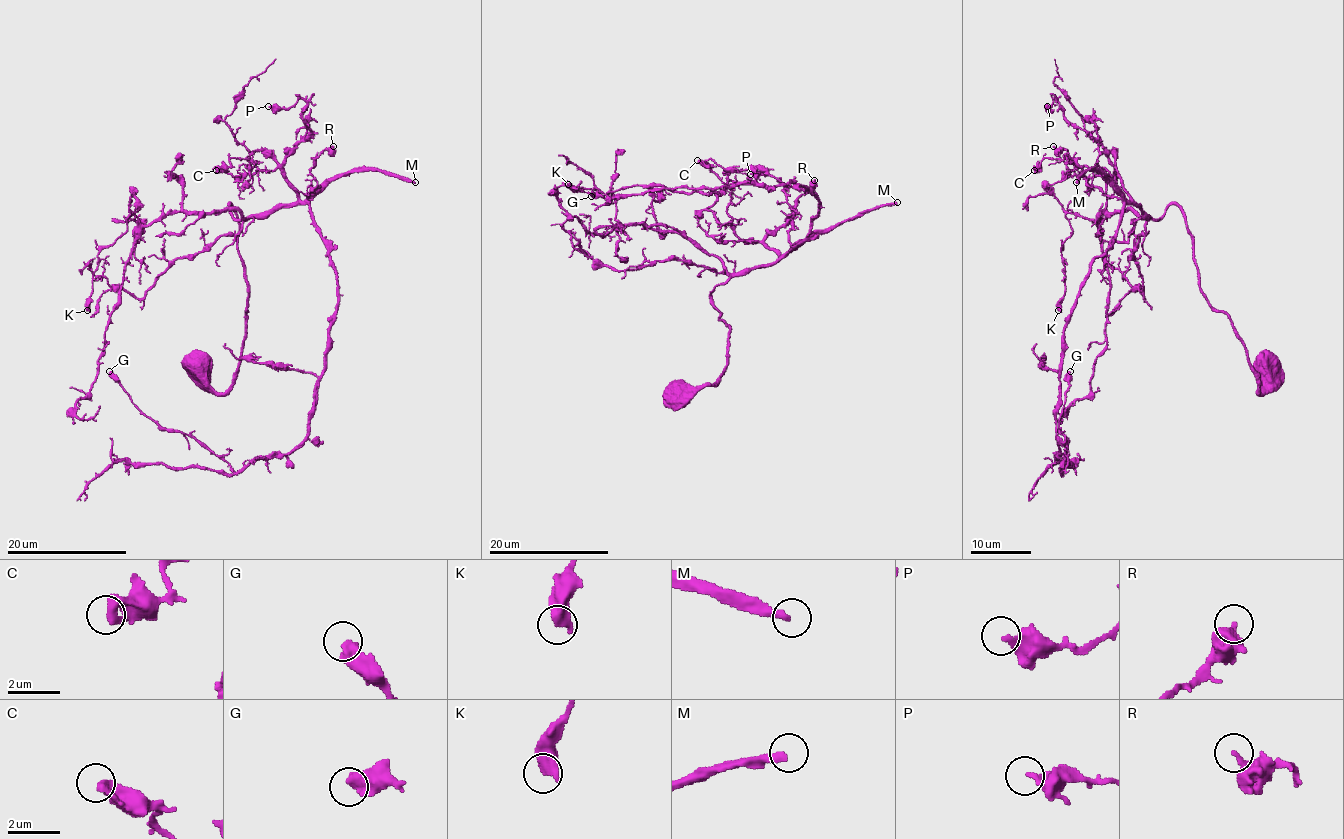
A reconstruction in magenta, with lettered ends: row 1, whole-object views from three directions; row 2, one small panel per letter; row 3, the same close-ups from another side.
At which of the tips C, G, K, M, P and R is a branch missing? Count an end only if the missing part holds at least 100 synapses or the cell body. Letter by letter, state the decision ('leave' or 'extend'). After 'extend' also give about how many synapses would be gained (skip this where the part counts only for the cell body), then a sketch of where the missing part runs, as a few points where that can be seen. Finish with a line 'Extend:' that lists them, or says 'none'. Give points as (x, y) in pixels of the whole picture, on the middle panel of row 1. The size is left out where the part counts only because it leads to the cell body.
C: leave
G: leave
K: leave
M: extend; about 400 synapses
P: leave
R: leave
Extend: M

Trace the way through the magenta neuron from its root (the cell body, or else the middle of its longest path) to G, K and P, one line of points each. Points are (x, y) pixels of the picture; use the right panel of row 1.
G: (1268, 365), (1259, 392), (1200, 287), (1185, 214), (1127, 203), (1064, 331), (1062, 472), (1070, 371)
K: (1268, 365), (1259, 392), (1176, 205), (1097, 224), (1068, 212), (1058, 310)
P: (1268, 365), (1259, 392), (1200, 287), (1185, 214), (1149, 217), (1109, 152), (1047, 106)

